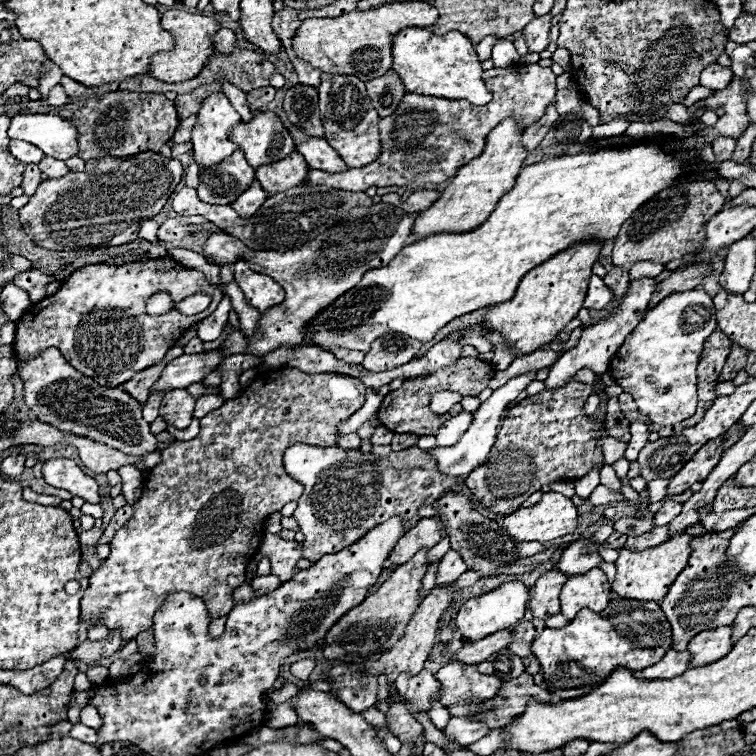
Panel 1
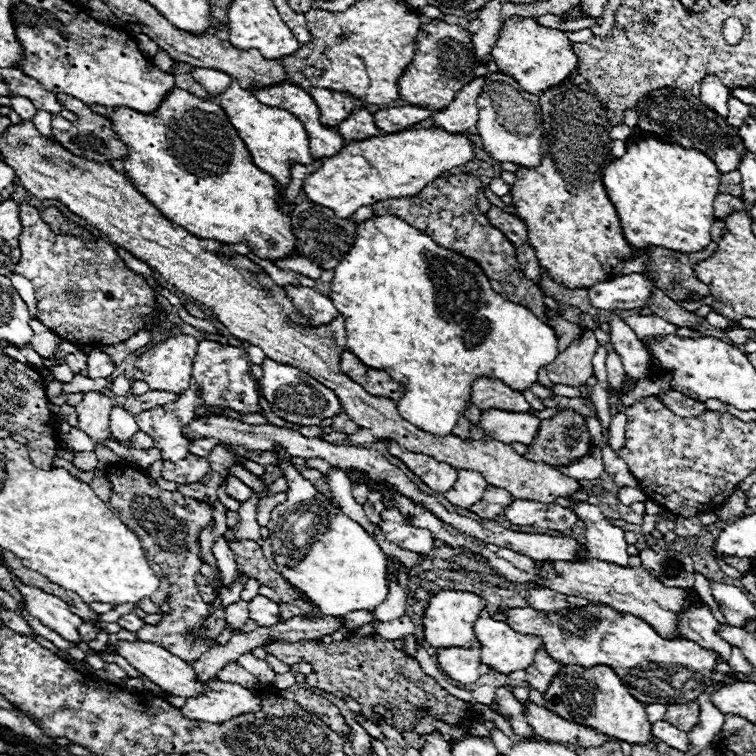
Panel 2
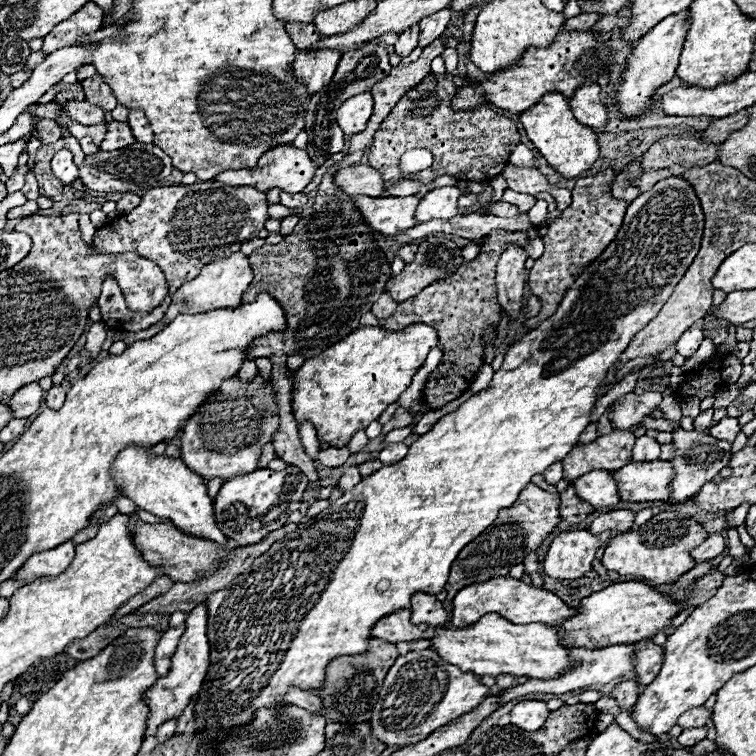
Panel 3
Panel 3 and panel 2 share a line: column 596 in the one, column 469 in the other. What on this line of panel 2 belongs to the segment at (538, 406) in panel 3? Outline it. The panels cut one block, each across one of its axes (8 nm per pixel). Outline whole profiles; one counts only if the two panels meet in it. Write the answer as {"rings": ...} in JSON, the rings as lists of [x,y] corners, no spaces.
{"rings":[[[392,214],[372,216],[358,224],[350,252],[334,268],[330,298],[344,316],[348,350],[366,366],[386,370],[406,386],[406,394],[398,400],[398,410],[402,418],[430,434],[452,432],[458,416],[464,414],[476,378],[498,378],[522,392],[538,380],[540,366],[548,366],[558,356],[554,330],[526,306],[510,302],[492,290],[488,276],[474,260],[438,246],[424,230]]]}

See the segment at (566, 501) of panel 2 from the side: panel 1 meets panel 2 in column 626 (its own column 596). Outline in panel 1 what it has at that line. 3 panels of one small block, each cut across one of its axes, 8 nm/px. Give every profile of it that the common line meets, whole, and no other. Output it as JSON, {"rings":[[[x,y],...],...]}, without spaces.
{"rings":[[[582,538],[582,540],[576,540],[572,542],[564,552],[562,552],[562,558],[560,562],[556,564],[556,568],[566,574],[568,578],[570,576],[576,576],[576,574],[586,574],[588,570],[596,568],[598,562],[602,560],[600,554],[592,552],[592,548],[596,548],[598,544],[588,544],[590,540],[588,538]]]}

